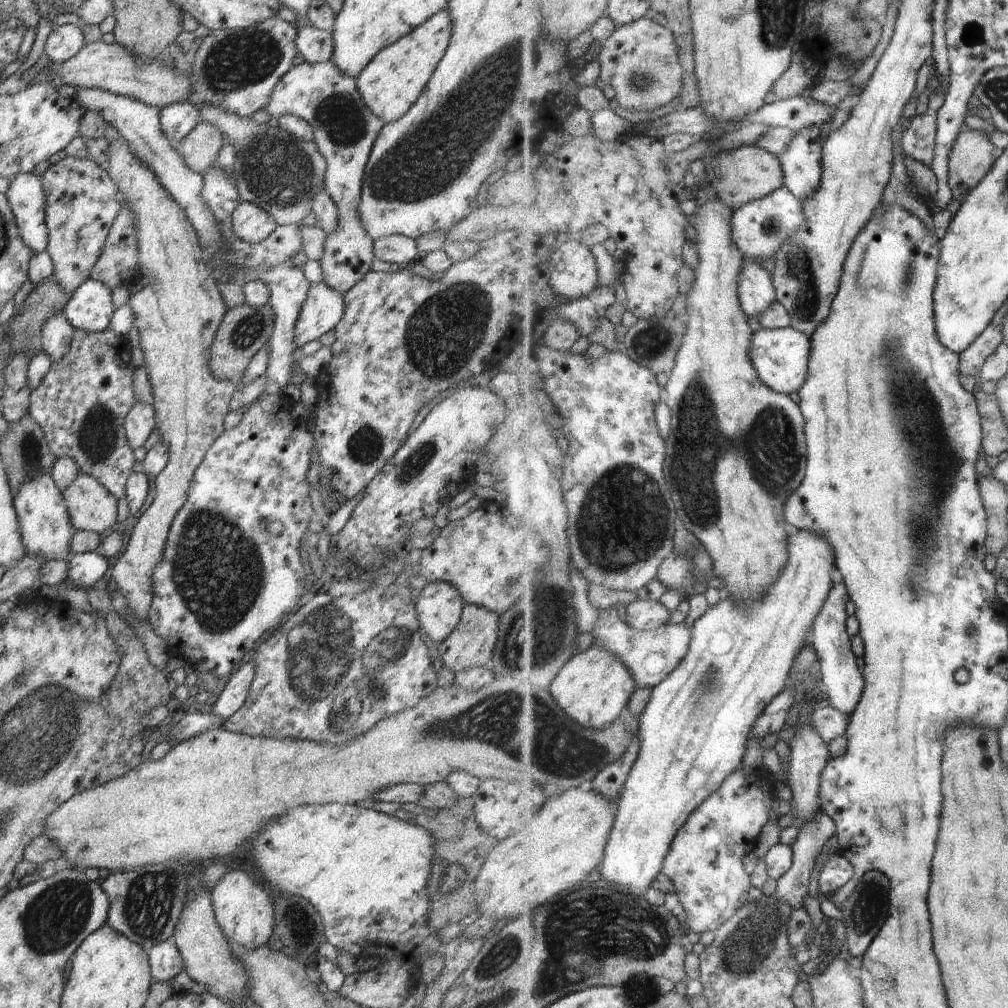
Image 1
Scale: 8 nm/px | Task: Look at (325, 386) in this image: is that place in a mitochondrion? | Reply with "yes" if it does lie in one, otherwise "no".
no

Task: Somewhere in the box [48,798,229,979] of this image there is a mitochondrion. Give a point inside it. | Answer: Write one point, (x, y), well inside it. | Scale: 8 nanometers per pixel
(148, 904)

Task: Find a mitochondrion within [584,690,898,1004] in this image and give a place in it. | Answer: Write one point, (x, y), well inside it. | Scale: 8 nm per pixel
(745, 951)

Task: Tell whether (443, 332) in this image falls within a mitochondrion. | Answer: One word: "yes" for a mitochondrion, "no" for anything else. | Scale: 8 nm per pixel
yes

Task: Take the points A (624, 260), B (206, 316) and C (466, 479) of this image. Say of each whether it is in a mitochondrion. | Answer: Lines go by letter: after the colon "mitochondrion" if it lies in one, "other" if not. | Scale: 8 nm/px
A: other
B: other
C: other

